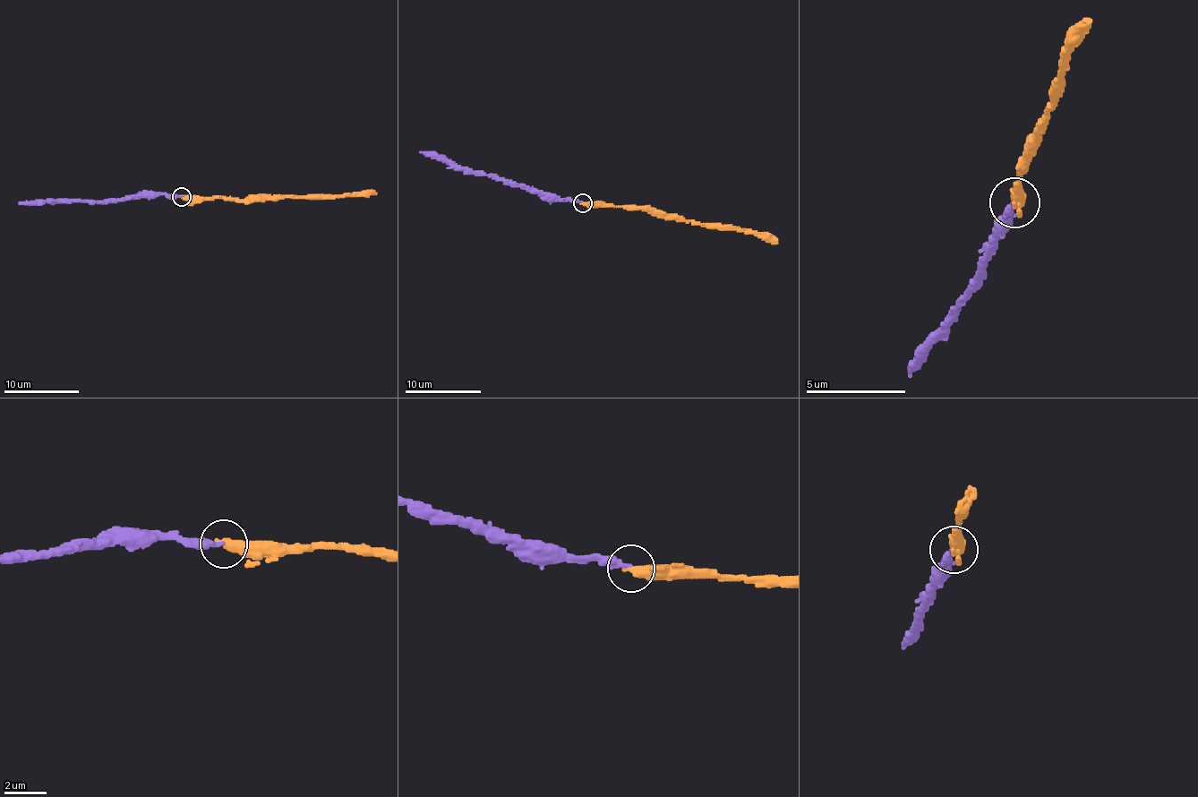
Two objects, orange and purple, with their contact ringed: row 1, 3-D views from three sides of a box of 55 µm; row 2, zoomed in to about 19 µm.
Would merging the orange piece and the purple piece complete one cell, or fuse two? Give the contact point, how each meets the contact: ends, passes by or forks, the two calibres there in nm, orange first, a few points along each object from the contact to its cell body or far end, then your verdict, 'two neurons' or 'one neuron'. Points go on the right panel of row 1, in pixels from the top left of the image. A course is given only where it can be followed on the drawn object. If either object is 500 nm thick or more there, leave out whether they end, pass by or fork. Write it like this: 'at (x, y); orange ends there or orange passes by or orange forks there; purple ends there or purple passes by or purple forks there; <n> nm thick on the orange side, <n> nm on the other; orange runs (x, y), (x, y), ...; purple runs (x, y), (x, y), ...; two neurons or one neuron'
at (1014, 202); orange ends there; purple ends there; 460 nm thick on the orange side, 280 nm on the other; orange runs (1016, 204), (1018, 158), (1047, 115), (1066, 44), (1090, 21); purple runs (1011, 204), (984, 272), (971, 289), (957, 316), (911, 376); one neuron

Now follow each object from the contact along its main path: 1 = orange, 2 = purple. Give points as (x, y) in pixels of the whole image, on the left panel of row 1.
1: (181, 197), (275, 199), (366, 195), (376, 192)
2: (181, 197), (150, 194), (101, 201), (65, 200), (19, 204)

